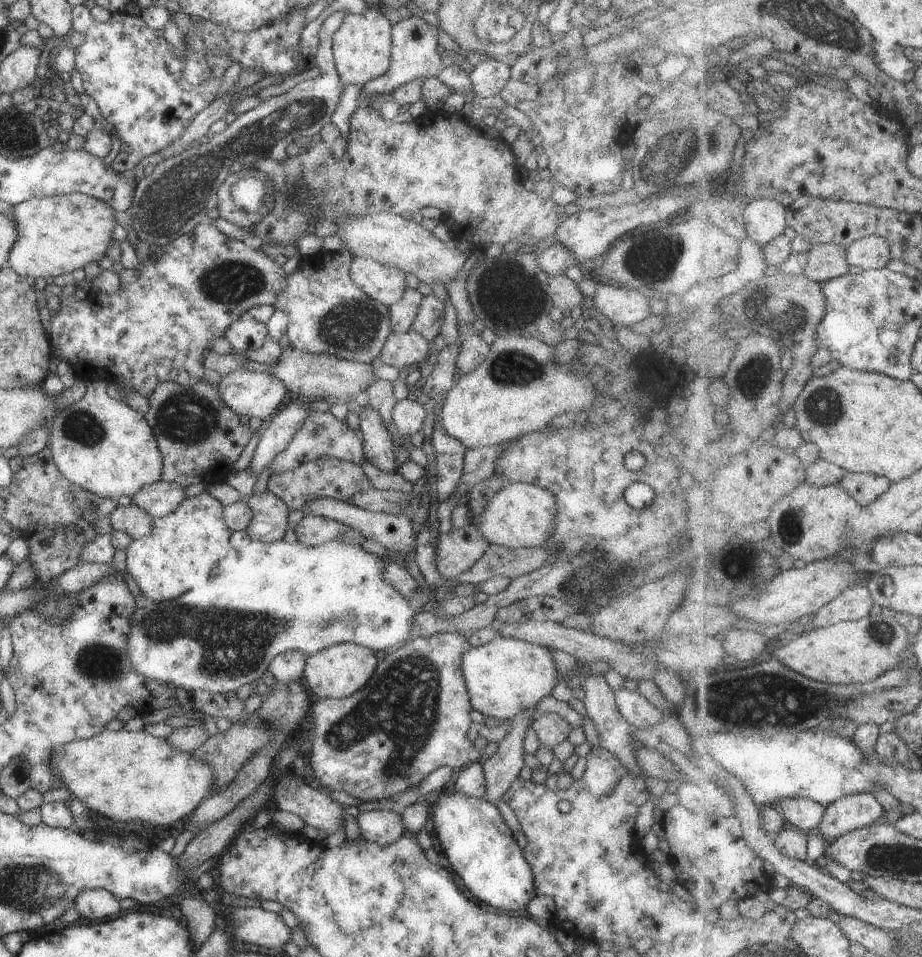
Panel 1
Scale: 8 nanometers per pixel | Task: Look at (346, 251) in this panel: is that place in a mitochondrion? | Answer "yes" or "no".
no

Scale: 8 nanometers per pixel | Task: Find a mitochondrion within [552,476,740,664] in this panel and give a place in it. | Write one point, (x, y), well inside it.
(591, 581)

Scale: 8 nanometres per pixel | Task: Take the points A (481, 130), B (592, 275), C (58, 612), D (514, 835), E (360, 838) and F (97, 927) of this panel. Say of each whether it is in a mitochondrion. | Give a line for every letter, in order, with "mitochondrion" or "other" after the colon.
A: other
B: other
C: mitochondrion
D: other
E: other
F: other

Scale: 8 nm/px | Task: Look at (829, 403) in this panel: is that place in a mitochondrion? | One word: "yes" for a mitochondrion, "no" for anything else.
yes

